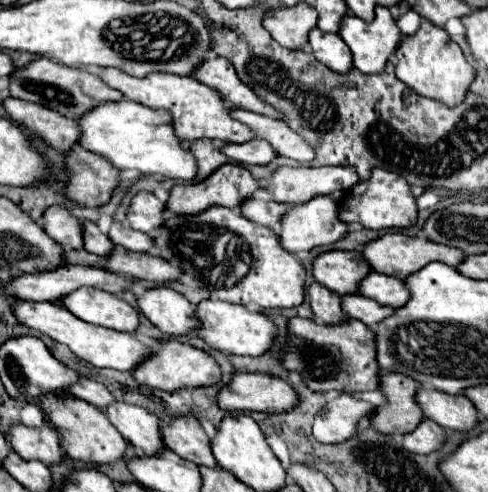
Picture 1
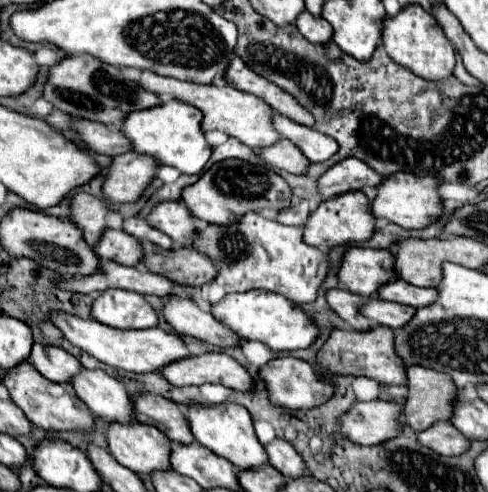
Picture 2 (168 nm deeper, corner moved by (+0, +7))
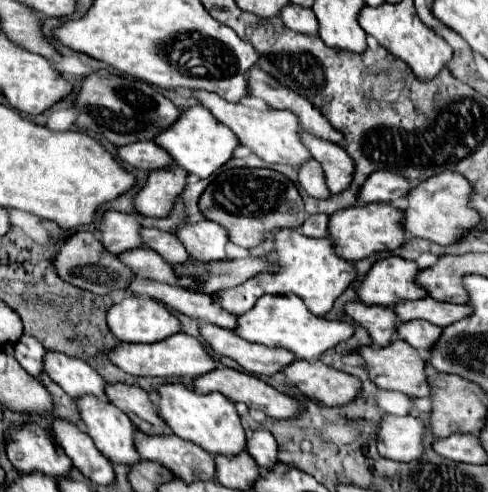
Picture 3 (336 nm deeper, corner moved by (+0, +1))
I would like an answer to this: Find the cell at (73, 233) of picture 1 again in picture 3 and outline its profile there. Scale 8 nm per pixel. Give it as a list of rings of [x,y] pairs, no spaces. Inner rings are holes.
[[[105,211],[101,215],[101,243],[105,251],[119,255],[125,249],[135,249],[141,243],[139,237],[139,223],[133,215],[129,213],[119,213],[119,211]]]

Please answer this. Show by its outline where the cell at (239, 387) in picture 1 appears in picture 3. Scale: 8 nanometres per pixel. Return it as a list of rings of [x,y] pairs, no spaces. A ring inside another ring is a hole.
[[[297,359],[283,369],[283,375],[301,395],[323,407],[347,405],[361,391],[361,381],[357,377],[327,367],[321,361]]]

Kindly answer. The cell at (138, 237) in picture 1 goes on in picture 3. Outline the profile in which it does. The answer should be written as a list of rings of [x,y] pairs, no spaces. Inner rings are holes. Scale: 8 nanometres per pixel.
[[[141,229],[139,235],[141,235],[145,247],[157,251],[169,263],[185,263],[189,259],[183,243],[177,241],[173,233],[165,233],[159,229]]]

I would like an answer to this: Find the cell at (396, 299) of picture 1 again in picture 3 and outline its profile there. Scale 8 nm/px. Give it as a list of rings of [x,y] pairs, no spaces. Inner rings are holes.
[[[421,297],[415,301],[401,301],[393,305],[395,315],[399,321],[409,321],[409,319],[425,319],[433,325],[447,327],[449,323],[455,323],[457,319],[463,319],[469,315],[467,305],[453,305],[447,301],[435,301],[433,297]]]

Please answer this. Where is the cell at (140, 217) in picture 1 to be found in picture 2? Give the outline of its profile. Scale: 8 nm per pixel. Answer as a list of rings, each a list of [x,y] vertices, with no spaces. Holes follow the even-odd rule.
[[[163,201],[159,203],[147,221],[157,227],[159,231],[167,233],[175,243],[189,247],[193,243],[193,237],[197,235],[197,221],[189,213],[187,205],[183,201]]]

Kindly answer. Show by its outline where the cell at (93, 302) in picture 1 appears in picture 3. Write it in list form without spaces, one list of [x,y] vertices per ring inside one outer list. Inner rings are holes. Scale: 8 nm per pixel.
[[[137,295],[125,297],[107,311],[107,327],[125,343],[155,343],[181,331],[165,305]]]

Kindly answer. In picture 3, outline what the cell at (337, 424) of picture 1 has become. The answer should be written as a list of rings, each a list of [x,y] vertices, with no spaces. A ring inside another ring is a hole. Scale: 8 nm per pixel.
[[[383,415],[377,433],[379,455],[393,461],[413,461],[421,457],[423,423],[411,415]]]

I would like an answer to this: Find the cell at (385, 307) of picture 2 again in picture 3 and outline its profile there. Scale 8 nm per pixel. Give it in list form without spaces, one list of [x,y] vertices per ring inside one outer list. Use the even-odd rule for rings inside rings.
[[[415,319],[397,325],[397,337],[419,351],[429,351],[429,347],[437,341],[437,335],[441,335],[441,327],[431,325],[429,321]]]

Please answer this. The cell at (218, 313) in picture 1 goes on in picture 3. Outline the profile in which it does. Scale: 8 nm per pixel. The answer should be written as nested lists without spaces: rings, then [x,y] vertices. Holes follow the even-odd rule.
[[[263,295],[257,299],[253,309],[245,315],[237,315],[237,327],[233,329],[239,337],[261,343],[267,347],[281,347],[297,355],[297,359],[315,361],[321,353],[335,347],[339,341],[345,341],[353,335],[353,327],[341,321],[327,321],[309,313],[305,303],[297,299],[297,295]]]

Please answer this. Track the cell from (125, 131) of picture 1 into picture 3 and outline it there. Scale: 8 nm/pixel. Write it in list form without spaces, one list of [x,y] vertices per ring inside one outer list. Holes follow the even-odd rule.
[[[193,105],[181,111],[179,119],[169,129],[157,133],[153,141],[171,155],[175,165],[185,169],[189,175],[197,175],[201,179],[209,177],[215,169],[225,165],[231,159],[233,149],[239,145],[231,129],[219,123],[203,105]]]

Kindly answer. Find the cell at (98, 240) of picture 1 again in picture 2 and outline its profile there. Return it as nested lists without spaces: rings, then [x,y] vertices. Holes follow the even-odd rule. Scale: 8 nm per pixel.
[[[107,229],[95,251],[103,261],[117,261],[125,267],[137,267],[143,257],[141,241],[123,229]]]

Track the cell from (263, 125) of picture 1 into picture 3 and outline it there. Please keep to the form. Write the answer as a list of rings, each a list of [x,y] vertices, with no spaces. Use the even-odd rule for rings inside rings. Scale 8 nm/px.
[[[299,133],[301,143],[309,149],[313,159],[317,159],[323,167],[323,175],[331,193],[339,193],[349,185],[353,175],[353,159],[345,153],[345,149],[337,143],[323,141],[311,133]]]

